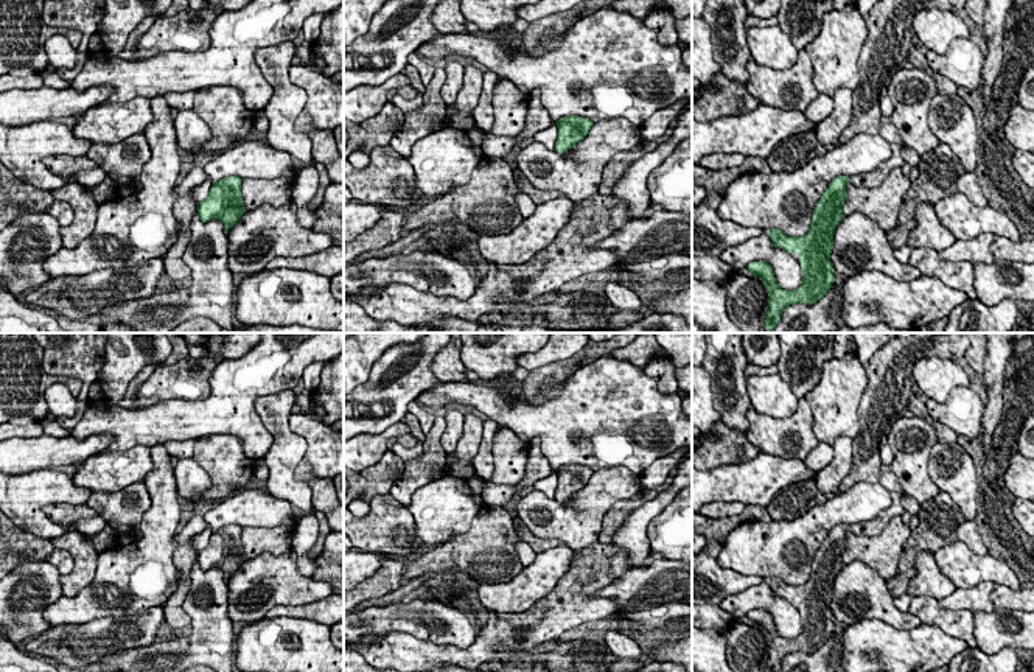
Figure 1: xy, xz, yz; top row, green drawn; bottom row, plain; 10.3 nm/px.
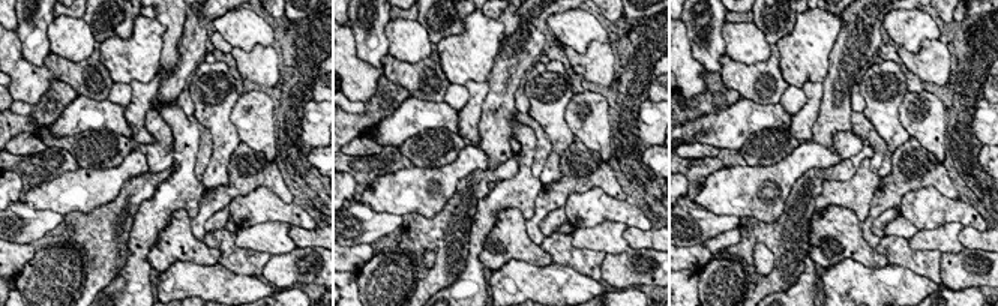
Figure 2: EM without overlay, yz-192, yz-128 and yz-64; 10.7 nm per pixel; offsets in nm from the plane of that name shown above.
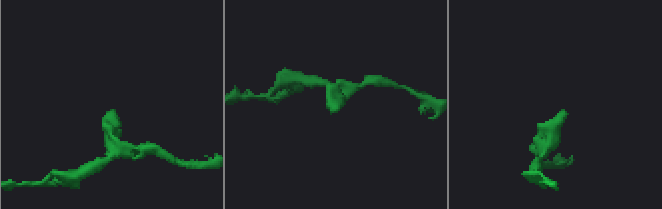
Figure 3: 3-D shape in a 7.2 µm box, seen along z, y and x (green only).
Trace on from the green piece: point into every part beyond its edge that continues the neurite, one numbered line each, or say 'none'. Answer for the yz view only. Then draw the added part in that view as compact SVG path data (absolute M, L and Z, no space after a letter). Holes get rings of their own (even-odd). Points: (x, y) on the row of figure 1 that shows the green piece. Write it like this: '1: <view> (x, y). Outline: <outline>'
1: yz (873, 179). Outline: M891 143L893 156L879 163L879 166L869 173L861 173L857 176L849 176L849 182L855 187L865 187L865 188L877 188L882 185L882 182L888 177L888 174L897 168L905 166L905 162L902 159L902 146L897 143Z

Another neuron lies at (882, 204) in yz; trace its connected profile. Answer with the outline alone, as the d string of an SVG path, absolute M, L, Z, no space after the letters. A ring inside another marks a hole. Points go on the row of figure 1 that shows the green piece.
M903 166L894 168L877 188L855 187L849 182L843 215L863 213L883 230L893 230L899 224L900 205L910 187L911 174L906 176Z

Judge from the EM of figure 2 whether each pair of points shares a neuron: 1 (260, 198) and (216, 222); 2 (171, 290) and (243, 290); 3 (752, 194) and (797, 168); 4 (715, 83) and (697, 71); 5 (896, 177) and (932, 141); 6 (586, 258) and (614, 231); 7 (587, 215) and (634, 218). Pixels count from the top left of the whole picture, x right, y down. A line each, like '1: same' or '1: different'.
1: different
2: same
3: same
4: different
5: different
6: different
7: same

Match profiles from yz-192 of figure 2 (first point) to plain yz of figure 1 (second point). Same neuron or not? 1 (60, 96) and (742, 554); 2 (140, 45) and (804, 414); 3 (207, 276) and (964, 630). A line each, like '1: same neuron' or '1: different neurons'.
1: different neurons
2: different neurons
3: different neurons

